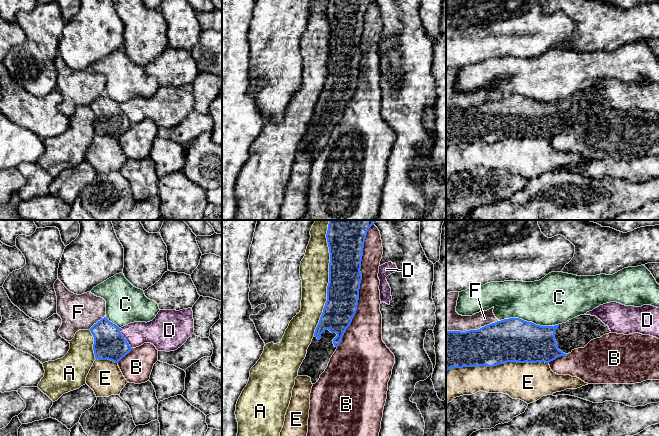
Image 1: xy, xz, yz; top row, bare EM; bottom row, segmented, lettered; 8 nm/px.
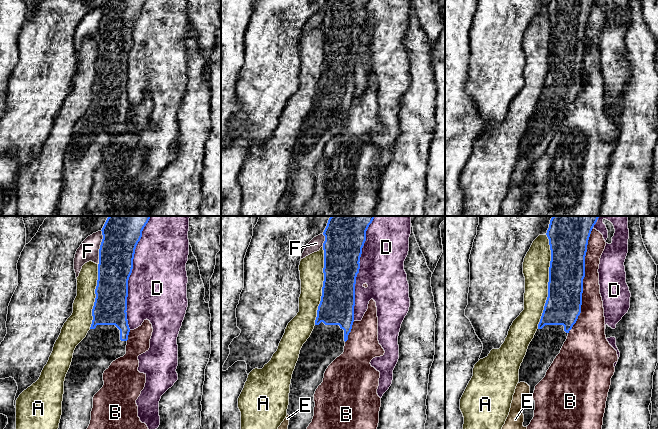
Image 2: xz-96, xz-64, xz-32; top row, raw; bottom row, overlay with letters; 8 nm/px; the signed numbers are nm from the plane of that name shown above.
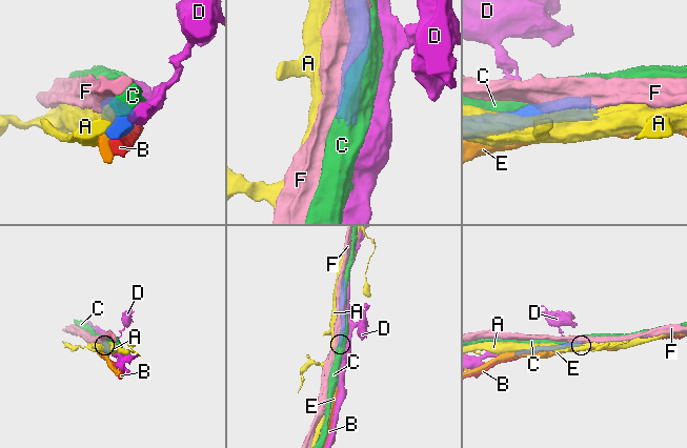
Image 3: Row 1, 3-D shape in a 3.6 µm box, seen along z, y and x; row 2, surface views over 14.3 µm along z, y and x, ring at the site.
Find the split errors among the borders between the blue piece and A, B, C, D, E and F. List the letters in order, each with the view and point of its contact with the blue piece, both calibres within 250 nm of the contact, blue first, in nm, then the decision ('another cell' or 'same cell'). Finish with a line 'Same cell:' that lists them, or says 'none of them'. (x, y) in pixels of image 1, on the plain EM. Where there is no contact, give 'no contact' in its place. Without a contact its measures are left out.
A: xz (329, 56) | 260/240 nm | another cell
B: xz (359, 62) | 260/200 nm | another cell
C: yz (529, 98) | 360/380 nm | another cell
D: xy (124, 114) | 240/190 nm | another cell
E: yz (497, 140) | 360/300 nm | another cell
F: yz (472, 106) | 340/200 nm | another cell
Same cell: none of them

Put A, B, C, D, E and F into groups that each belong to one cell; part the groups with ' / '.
A / B / C / D / E / F

